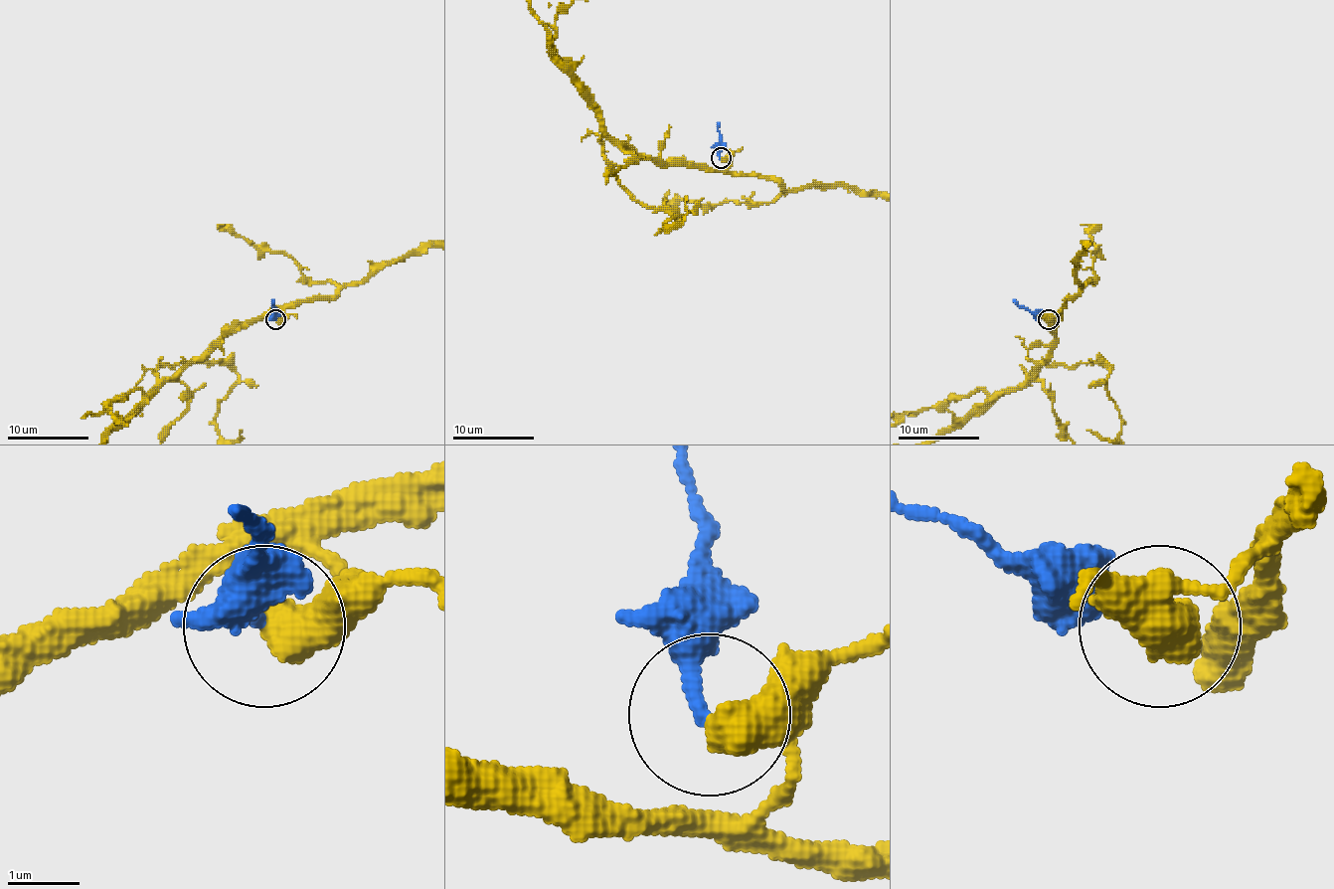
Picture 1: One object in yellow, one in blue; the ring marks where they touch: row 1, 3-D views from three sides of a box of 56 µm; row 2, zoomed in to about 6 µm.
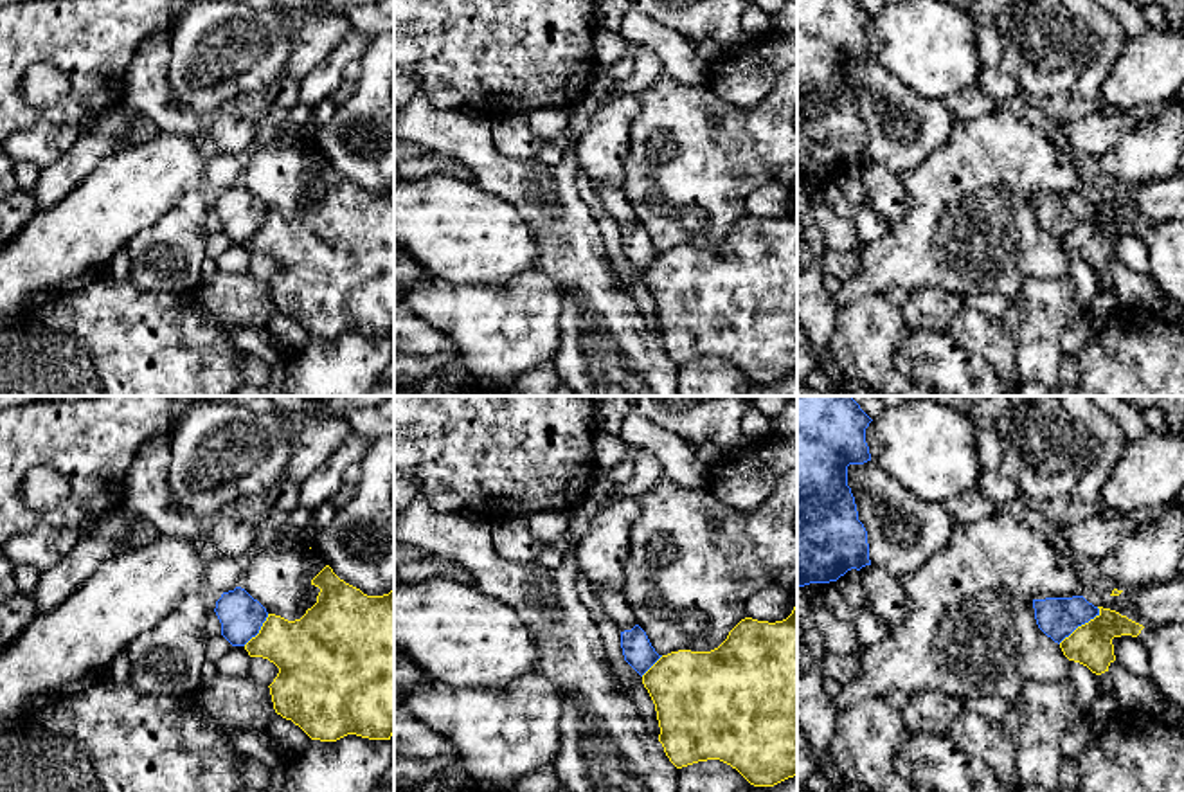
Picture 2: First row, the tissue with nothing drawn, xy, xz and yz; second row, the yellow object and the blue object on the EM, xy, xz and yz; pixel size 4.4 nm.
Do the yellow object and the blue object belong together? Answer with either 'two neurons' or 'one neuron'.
two neurons

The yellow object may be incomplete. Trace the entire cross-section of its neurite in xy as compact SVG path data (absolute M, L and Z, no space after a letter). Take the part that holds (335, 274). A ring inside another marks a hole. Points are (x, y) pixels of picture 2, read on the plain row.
M329 162L311 176L311 182L320 189L317 200L300 216L288 218L268 211L259 230L245 241L250 254L268 256L279 265L268 283L275 310L292 317L311 337L336 338L347 331L390 337L394 331L394 185L383 193L367 193L340 176Z

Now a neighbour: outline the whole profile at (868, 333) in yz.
M884 293L839 308L830 344L833 369L887 396L939 396L932 385L907 378L894 364L910 329L901 308L892 306Z

